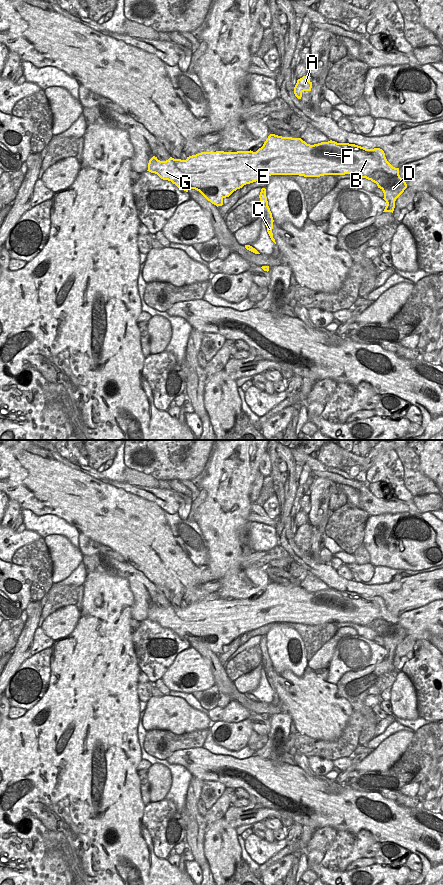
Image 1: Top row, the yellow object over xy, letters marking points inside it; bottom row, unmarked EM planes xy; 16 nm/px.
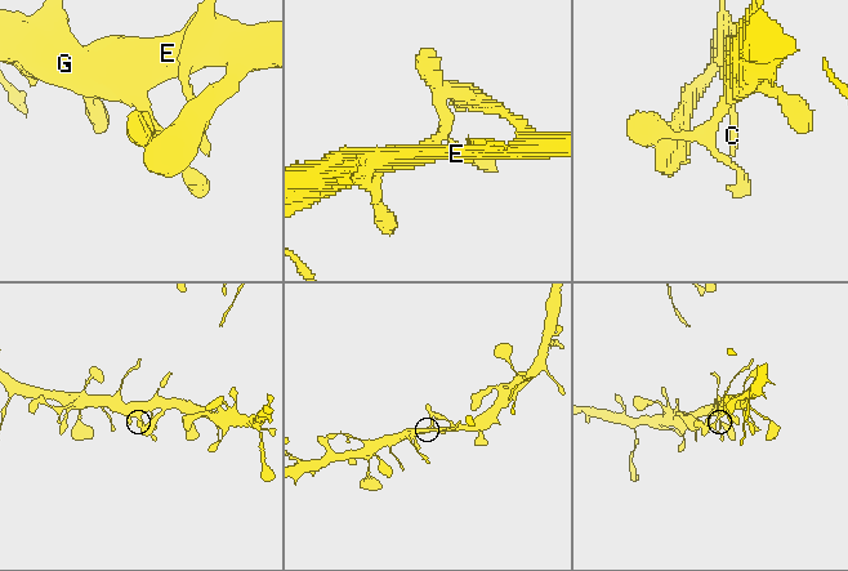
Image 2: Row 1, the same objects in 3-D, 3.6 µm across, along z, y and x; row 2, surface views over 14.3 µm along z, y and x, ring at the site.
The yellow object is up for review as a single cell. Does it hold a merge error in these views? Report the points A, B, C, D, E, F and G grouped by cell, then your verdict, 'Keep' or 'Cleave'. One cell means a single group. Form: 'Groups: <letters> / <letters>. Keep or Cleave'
Groups: A B C D E F G. Keep

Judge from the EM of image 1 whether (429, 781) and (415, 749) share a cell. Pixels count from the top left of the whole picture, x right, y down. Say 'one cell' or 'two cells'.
two cells

